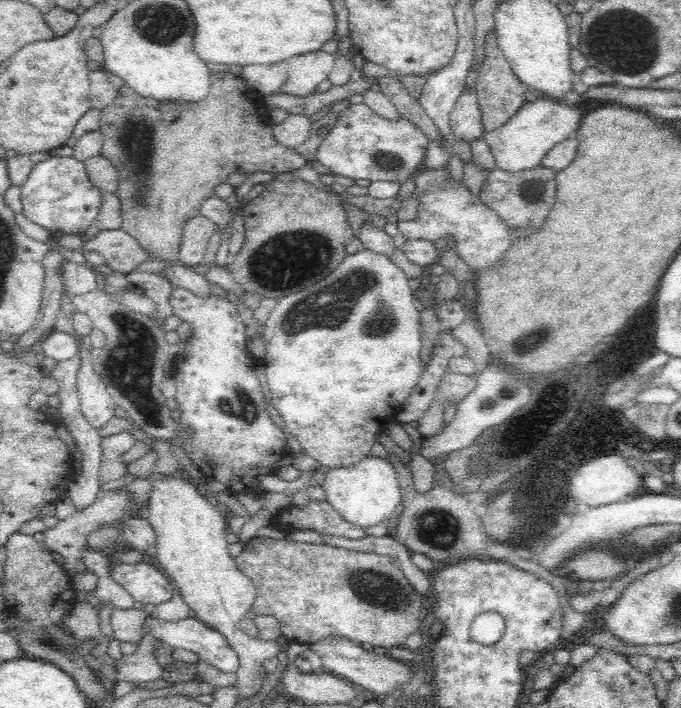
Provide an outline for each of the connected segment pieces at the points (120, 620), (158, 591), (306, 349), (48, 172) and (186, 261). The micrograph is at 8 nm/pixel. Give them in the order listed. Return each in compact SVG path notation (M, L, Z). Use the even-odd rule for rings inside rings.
M112 608L110 624L112 624L112 630L114 630L114 638L118 638L122 642L136 642L138 644L142 640L144 632L146 632L144 620L148 620L144 610Z
M116 562L112 566L112 578L122 584L136 602L148 606L158 606L170 600L174 592L172 584L166 580L168 576L146 562L136 562L134 566Z
M366 250L346 256L346 260L324 280L308 286L300 292L276 300L276 306L264 326L266 332L266 356L262 360L272 390L274 406L286 420L288 434L296 436L302 450L318 462L320 468L336 470L362 464L370 452L360 452L360 444L352 444L352 438L342 438L342 418L350 414L354 418L364 416L380 418L380 414L400 412L406 398L414 392L422 378L422 324L420 306L414 298L414 284L406 274L386 260L384 256L370 254Z
M50 156L48 160L34 164L28 180L20 188L22 214L40 228L44 228L54 240L62 238L64 234L84 236L90 226L96 226L98 214L102 212L104 192L92 184L84 162L74 156Z
M196 216L184 224L182 230L182 248L180 248L180 264L188 268L196 268L202 264L208 252L208 240L216 234L216 226L206 216Z

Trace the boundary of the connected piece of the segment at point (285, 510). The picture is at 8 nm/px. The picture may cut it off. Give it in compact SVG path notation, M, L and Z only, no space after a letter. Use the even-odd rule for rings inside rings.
M308 498L306 504L288 504L282 506L272 518L270 528L280 532L318 532L320 536L330 538L348 538L348 540L362 540L366 538L366 530L350 526L342 520L334 506L326 500Z

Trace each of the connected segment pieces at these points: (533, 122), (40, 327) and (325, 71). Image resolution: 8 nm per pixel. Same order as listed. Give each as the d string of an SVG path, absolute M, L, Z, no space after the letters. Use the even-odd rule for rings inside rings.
M542 98L536 102L526 102L504 126L500 126L492 132L486 132L484 138L494 156L496 170L522 172L522 170L542 166L542 160L554 146L558 146L560 142L564 142L568 138L576 138L580 122L582 122L580 108L576 108L576 106L570 108L568 104L560 104L550 98Z
M48 250L48 254L44 256L42 264L46 270L46 280L44 280L44 290L42 290L42 308L38 312L38 320L36 320L34 328L30 328L30 332L20 336L20 340L16 344L18 350L34 346L48 330L54 328L56 318L60 314L60 308L62 308L62 294L64 294L62 276L58 272L62 262L64 262L64 258L58 252Z
M316 50L302 56L292 56L286 62L290 66L290 72L288 72L288 82L284 88L280 88L280 92L294 96L308 96L316 92L322 80L328 80L336 60L332 54Z

